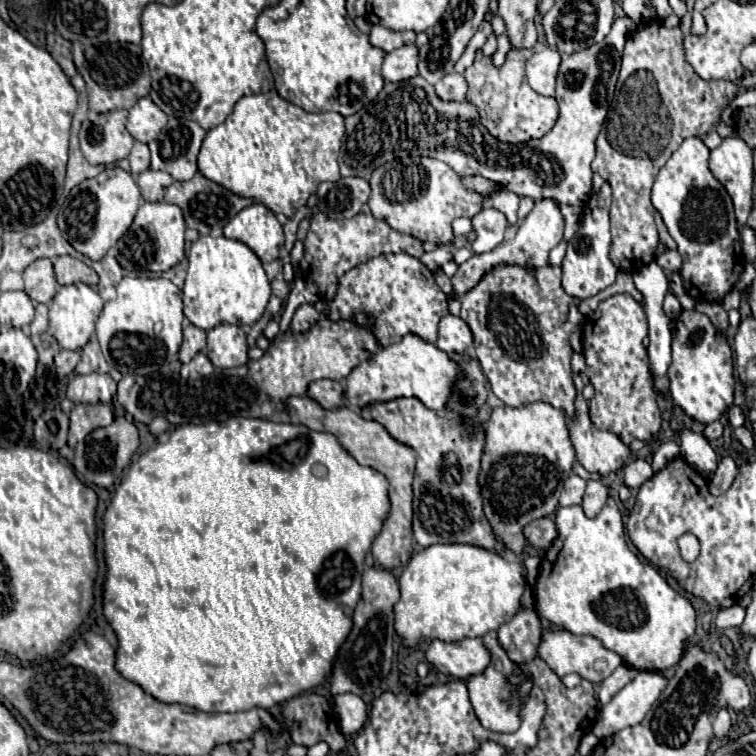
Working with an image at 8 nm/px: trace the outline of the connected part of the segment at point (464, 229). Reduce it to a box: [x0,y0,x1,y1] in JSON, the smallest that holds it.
[453,218,471,238]

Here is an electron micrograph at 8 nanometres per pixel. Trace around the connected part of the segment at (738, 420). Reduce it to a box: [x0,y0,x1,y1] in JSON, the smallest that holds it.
[727,406,745,428]

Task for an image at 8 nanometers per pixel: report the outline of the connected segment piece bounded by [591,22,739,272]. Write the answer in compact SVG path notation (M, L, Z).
M659 22L649 24L645 30L629 36L623 52L623 66L617 82L617 104L613 108L611 118L603 126L597 138L597 154L591 162L593 172L597 172L605 182L609 182L613 190L611 204L611 262L619 270L635 272L639 266L645 266L655 260L655 252L659 246L659 234L655 226L655 208L649 200L653 182L671 154L679 148L679 144L689 136L705 136L719 120L721 112L729 100L737 94L737 84L729 80L703 80L685 60L683 50L683 32L681 28L665 28Z

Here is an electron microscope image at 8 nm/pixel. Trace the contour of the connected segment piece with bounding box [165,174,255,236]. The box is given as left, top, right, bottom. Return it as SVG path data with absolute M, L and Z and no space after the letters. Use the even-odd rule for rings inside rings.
M197 174L193 176L193 180L187 182L173 182L167 192L165 192L165 202L169 204L177 204L183 210L185 222L189 228L197 230L199 234L209 234L209 236L221 236L225 224L243 208L251 206L255 200L253 198L243 198L237 196L233 192L229 192L227 188L223 188L221 184L215 184L211 180L207 180L205 176Z

